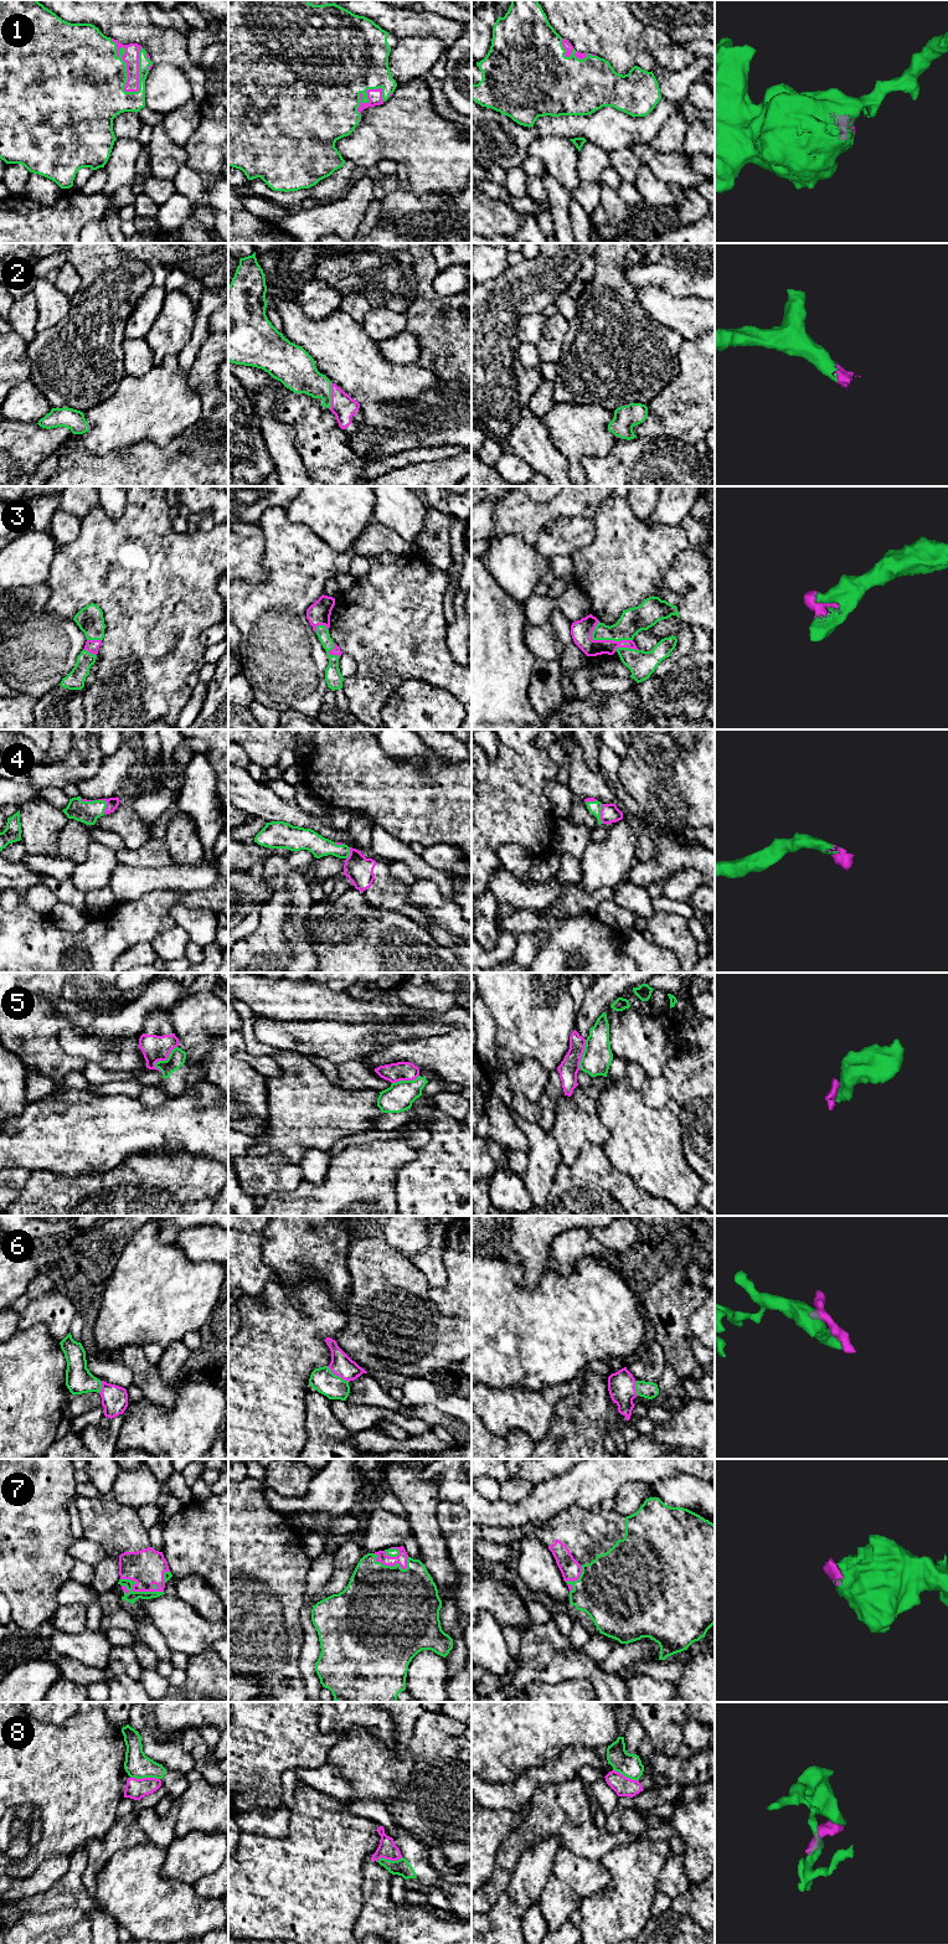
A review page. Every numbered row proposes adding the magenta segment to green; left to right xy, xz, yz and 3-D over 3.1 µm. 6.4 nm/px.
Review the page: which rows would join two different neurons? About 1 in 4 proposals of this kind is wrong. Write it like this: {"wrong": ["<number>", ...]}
{"wrong": ["5", "8"]}

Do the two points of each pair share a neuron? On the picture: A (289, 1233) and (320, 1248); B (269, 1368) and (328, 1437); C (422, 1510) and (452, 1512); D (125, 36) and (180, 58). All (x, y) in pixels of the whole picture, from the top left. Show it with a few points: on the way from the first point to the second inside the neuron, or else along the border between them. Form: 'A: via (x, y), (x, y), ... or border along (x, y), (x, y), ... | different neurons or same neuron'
A: via (297, 1238), (313, 1246) | same neuron
B: border along (309, 1386), (305, 1406), (307, 1442) | different neurons
C: border along (438, 1500), (437, 1522), (444, 1540) | different neurons
D: via (139, 36), (150, 36), (166, 45) | same neuron

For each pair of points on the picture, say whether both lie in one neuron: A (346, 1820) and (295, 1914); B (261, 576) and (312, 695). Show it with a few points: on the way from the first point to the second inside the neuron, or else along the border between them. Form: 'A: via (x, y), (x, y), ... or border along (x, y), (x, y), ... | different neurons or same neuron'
A: via (323, 1844), (319, 1847), (315, 1873), (302, 1891) | same neuron
B: border along (266, 552), (266, 578), (241, 581) | different neurons

